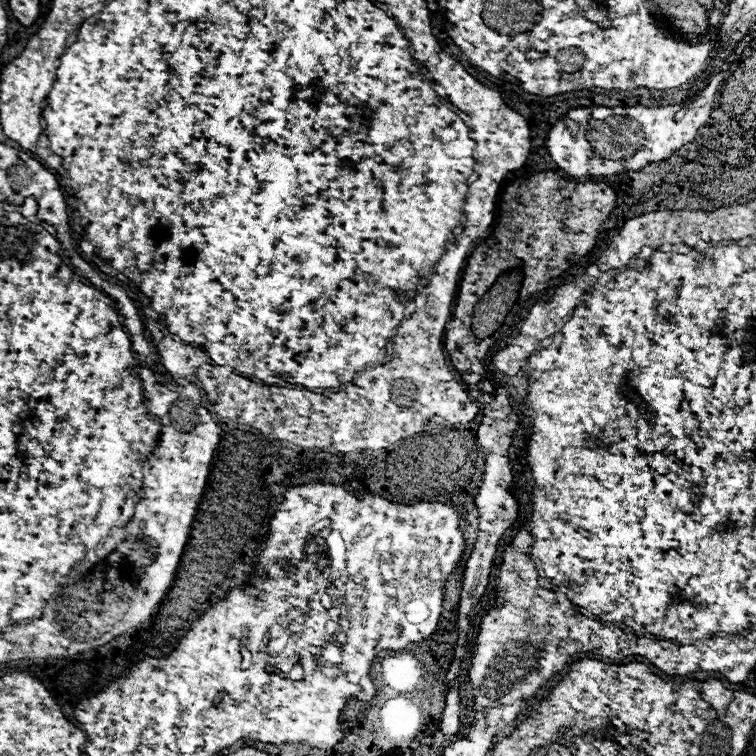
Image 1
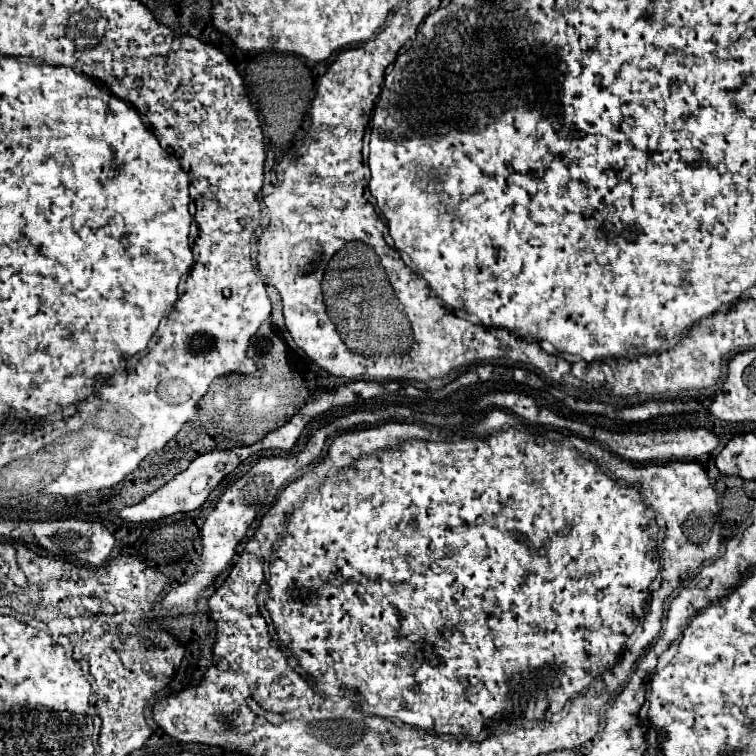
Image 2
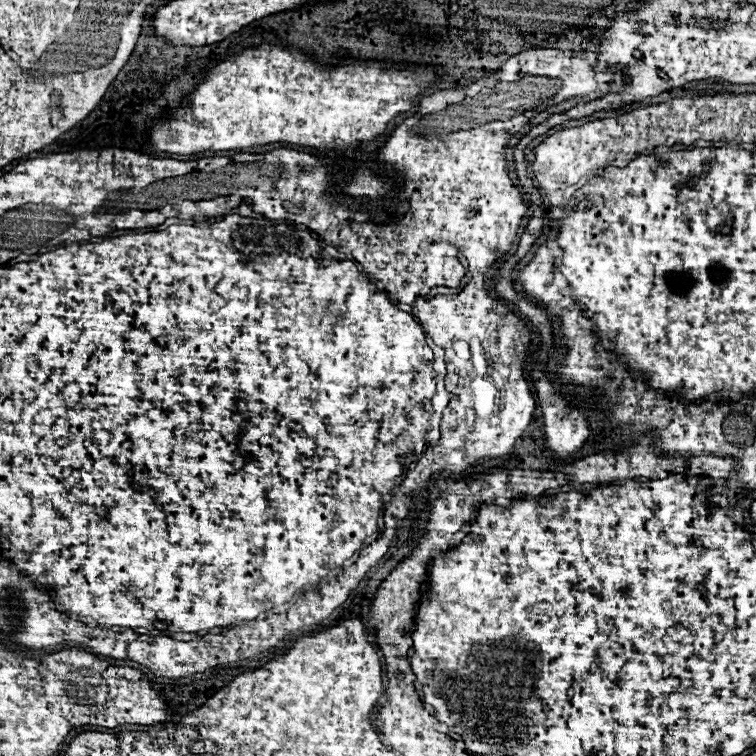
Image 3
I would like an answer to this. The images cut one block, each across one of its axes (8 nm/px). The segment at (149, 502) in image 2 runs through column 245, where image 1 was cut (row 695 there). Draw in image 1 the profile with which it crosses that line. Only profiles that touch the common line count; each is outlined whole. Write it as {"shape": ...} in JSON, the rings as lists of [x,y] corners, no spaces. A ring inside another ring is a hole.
{"shape":[[[450,690],[446,694],[446,706],[442,712],[442,734],[456,734],[460,730],[460,694],[458,690]]]}

